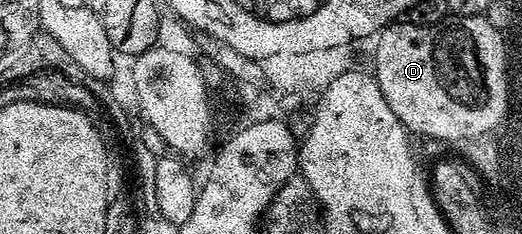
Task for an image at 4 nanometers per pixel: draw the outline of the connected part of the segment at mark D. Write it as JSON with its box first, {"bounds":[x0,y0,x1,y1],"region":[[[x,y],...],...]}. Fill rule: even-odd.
{"bounds":[374,16,504,138],"region":[[[484,16],[437,26],[420,27],[409,20],[397,20],[385,26],[375,39],[374,77],[378,88],[382,88],[382,96],[386,96],[386,104],[390,104],[390,112],[401,123],[408,122],[413,129],[441,138],[468,138],[468,134],[488,130],[488,122],[496,122],[504,114],[504,50],[500,50],[500,38],[492,34],[494,27]]]}

